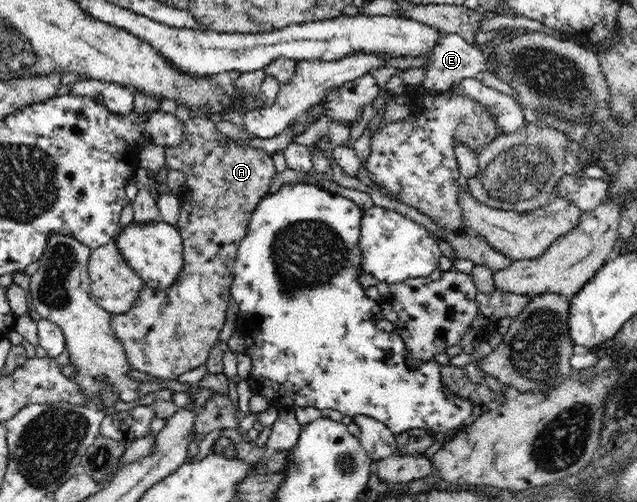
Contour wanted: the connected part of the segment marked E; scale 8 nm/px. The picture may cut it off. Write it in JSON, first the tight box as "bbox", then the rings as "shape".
{"bbox":[412,33,489,92],"shape":[[[456,33],[442,34],[437,40],[436,46],[424,56],[414,56],[412,58],[423,57],[425,62],[419,66],[425,74],[423,82],[424,89],[429,92],[450,91],[452,85],[462,82],[468,77],[478,77],[481,71],[489,70],[489,61],[485,50],[475,43],[467,43]]]}

